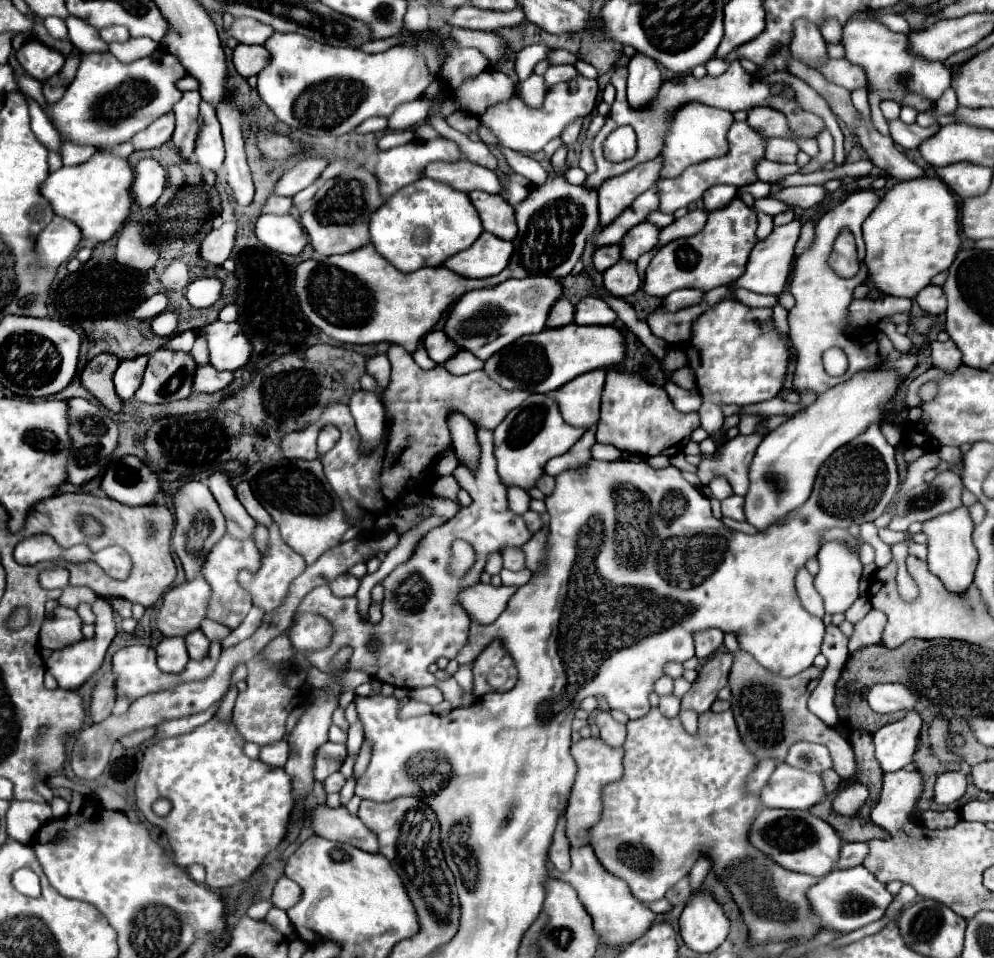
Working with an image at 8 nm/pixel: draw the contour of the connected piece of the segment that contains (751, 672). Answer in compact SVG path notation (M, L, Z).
M738 652L736 662L730 672L730 690L732 690L732 712L738 726L738 732L742 736L742 742L750 750L756 760L772 758L776 764L780 764L792 742L798 740L810 740L824 744L830 750L830 758L834 762L834 770L840 774L840 778L850 780L854 774L854 752L850 742L844 742L842 738L848 738L848 728L842 724L836 724L834 728L828 728L824 722L818 722L818 718L810 718L810 710L806 706L810 692L820 682L822 672L814 666L810 670L804 670L804 674L796 674L792 678L776 678L774 674L768 674L748 652Z

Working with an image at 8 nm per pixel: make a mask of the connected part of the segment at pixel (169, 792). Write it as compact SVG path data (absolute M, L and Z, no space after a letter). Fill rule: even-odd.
M212 718L188 734L166 738L146 748L136 782L136 806L150 824L166 832L176 864L202 864L206 868L206 884L210 888L228 888L244 882L274 850L278 850L286 836L288 818L294 806L292 792L294 788L284 768L272 768L260 760L248 758L238 748L236 728ZM156 798L168 798L172 802L170 814L158 818L152 812L152 802Z

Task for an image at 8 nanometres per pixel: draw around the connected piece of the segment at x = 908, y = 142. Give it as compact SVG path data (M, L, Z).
M900 118L896 120L890 120L888 122L888 128L890 128L890 136L892 140L902 146L902 148L908 148L908 150L914 150L920 146L920 140L928 138L928 134L934 134L936 128L940 128L938 124L930 126L930 128L922 128L918 124L904 124Z

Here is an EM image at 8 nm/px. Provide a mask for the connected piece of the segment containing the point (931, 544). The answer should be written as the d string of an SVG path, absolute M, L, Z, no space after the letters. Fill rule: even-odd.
M964 506L924 522L924 534L928 536L928 568L942 580L944 588L956 596L964 596L974 582L978 552L972 544L972 530L974 524Z

